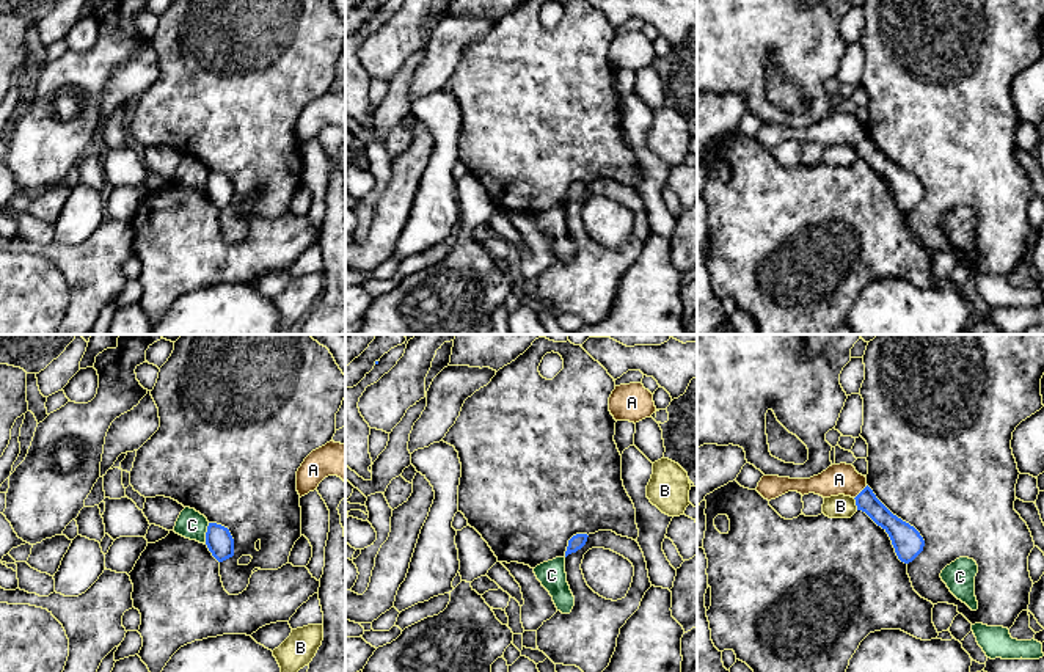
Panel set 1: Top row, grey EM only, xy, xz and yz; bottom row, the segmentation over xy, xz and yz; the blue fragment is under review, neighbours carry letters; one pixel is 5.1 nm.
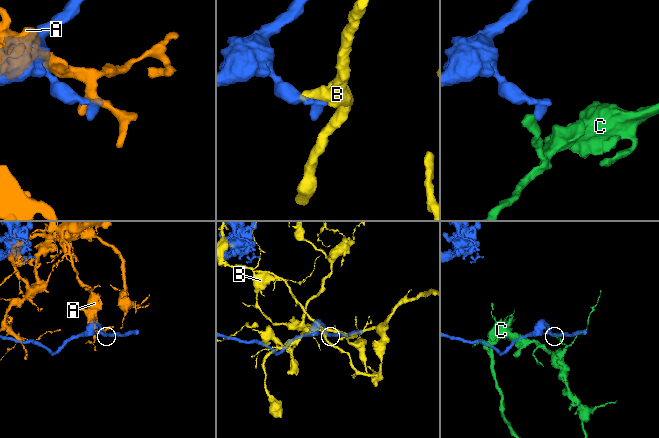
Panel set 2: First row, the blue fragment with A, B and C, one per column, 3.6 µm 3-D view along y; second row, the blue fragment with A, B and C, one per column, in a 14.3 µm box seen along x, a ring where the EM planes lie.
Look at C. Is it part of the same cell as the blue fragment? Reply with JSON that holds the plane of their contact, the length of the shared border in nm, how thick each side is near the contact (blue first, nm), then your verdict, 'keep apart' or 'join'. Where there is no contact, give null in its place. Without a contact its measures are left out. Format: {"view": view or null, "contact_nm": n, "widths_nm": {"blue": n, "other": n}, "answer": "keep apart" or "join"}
{"view": "xy", "contact_nm": 110, "widths_nm": {"blue": 140, "other": 150}, "answer": "keep apart"}

